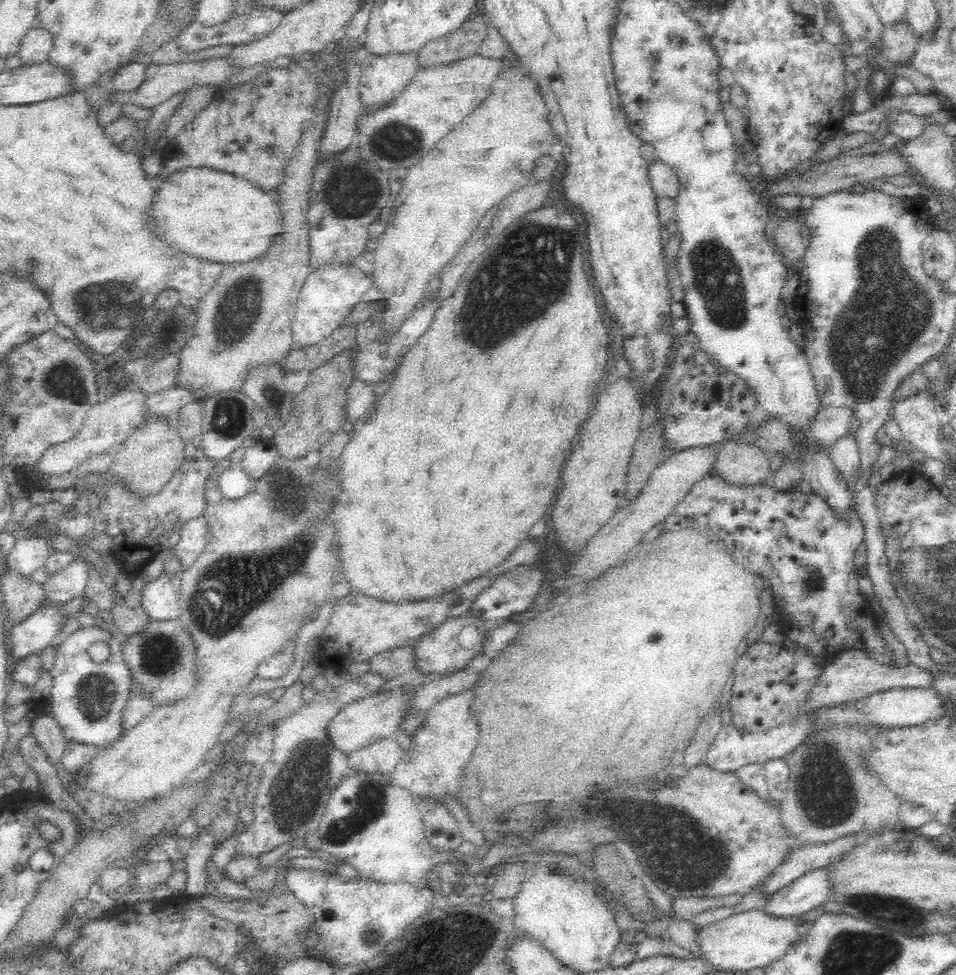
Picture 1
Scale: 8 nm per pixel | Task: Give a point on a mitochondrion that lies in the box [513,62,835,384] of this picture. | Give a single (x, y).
(718, 280)

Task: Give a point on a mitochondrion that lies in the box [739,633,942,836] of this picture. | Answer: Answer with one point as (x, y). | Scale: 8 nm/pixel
(831, 803)

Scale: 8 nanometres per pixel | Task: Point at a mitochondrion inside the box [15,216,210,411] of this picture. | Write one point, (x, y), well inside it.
(102, 309)

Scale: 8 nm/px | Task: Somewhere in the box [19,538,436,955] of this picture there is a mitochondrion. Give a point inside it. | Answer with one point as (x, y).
(299, 798)

